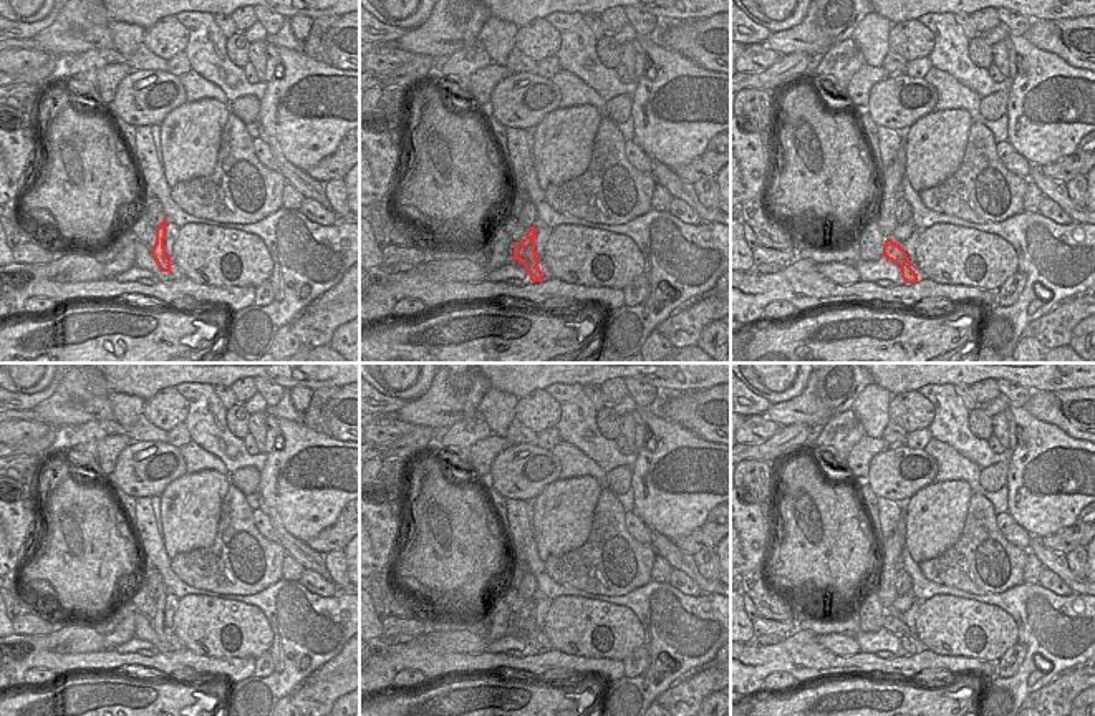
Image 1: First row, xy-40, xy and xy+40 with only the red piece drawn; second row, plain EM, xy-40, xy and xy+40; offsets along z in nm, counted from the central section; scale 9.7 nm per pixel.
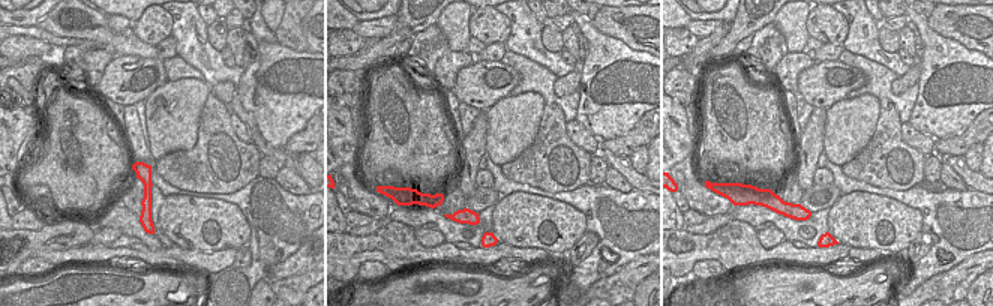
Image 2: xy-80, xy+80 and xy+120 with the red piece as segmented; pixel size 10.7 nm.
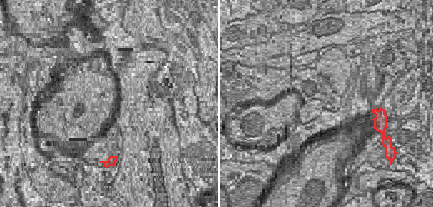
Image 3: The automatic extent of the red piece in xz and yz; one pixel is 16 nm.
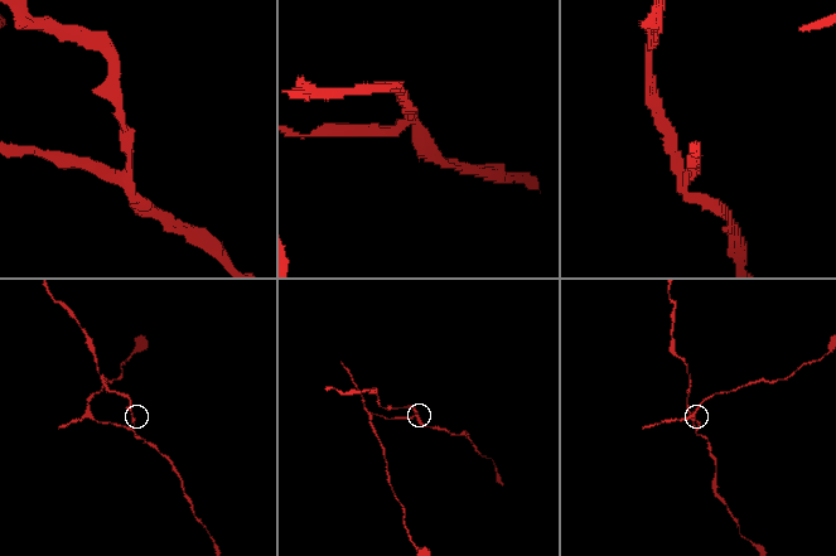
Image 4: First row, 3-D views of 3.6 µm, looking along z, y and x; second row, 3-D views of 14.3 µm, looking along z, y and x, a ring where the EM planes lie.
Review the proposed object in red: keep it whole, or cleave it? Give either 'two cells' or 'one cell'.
two cells

